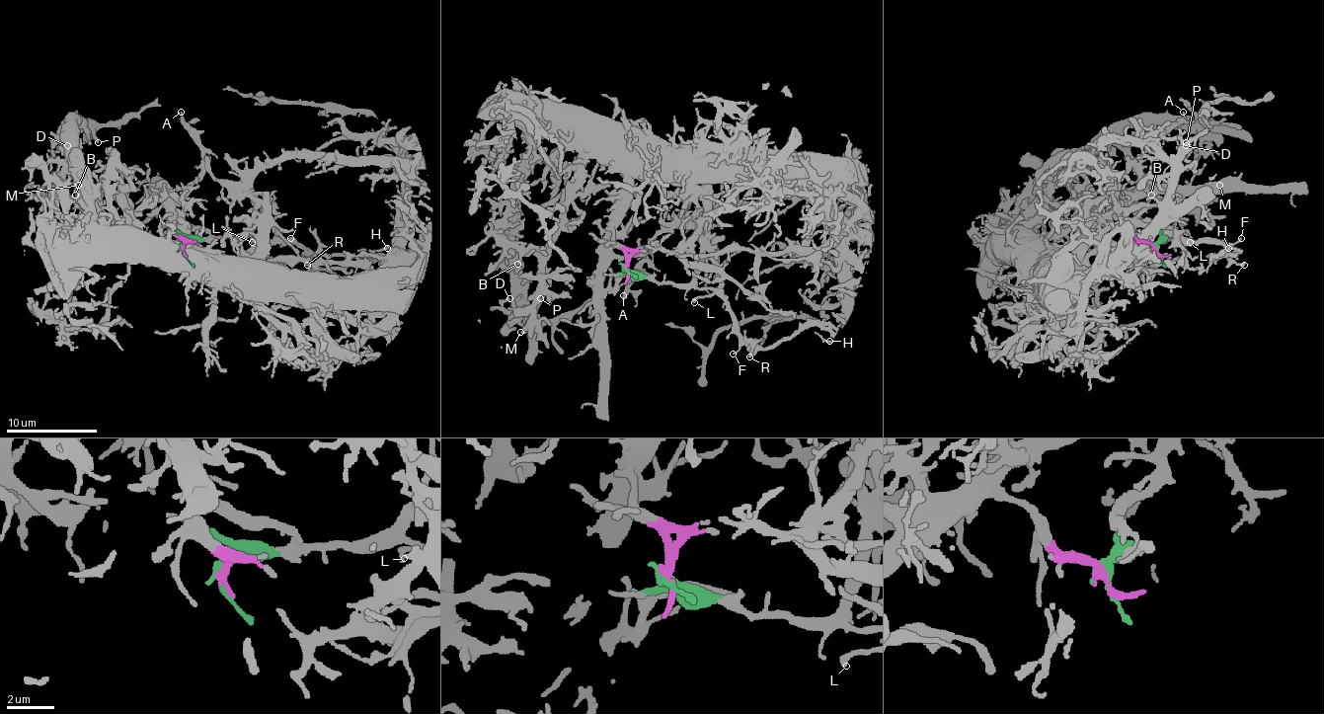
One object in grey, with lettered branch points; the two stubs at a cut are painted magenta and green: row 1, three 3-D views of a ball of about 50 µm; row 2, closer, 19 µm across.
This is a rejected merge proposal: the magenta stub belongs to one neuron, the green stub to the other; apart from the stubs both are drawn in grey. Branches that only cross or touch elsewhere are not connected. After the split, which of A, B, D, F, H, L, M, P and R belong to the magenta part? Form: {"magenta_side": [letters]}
{"magenta_side": ["A", "B", "D", "M", "P"]}

